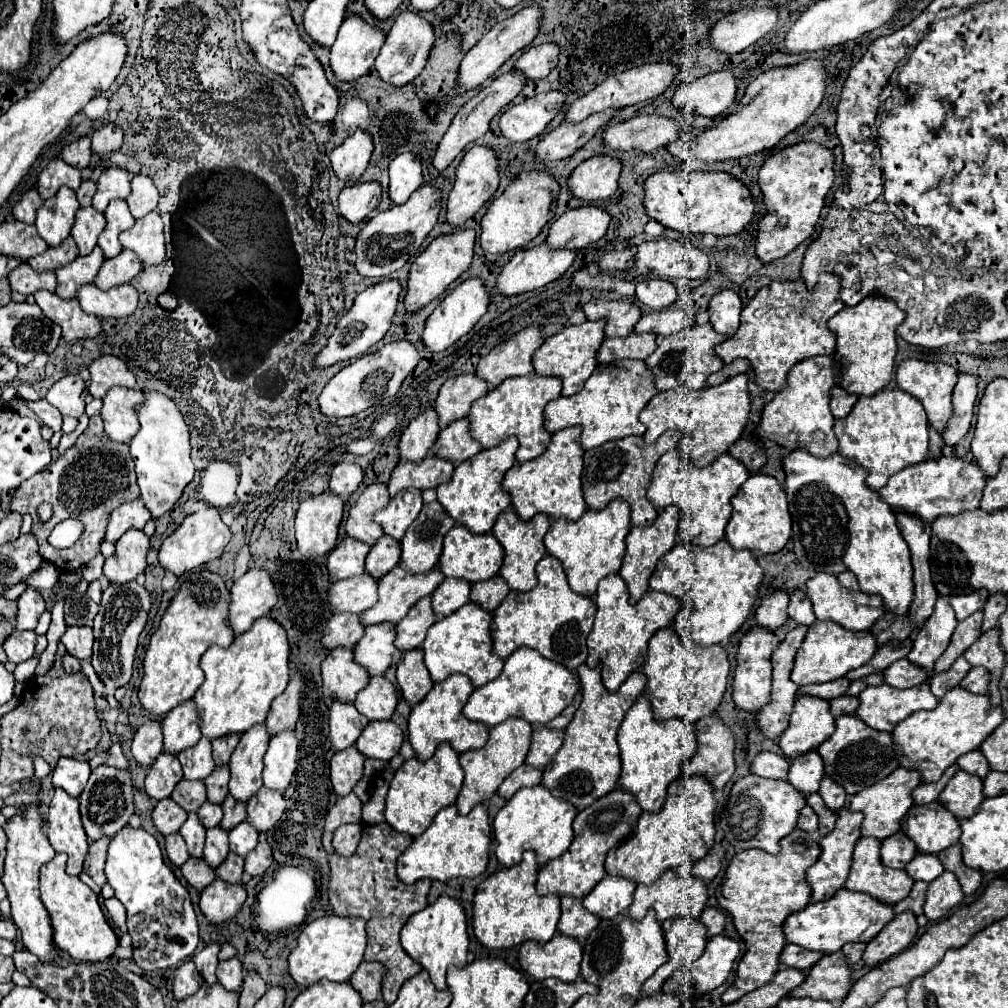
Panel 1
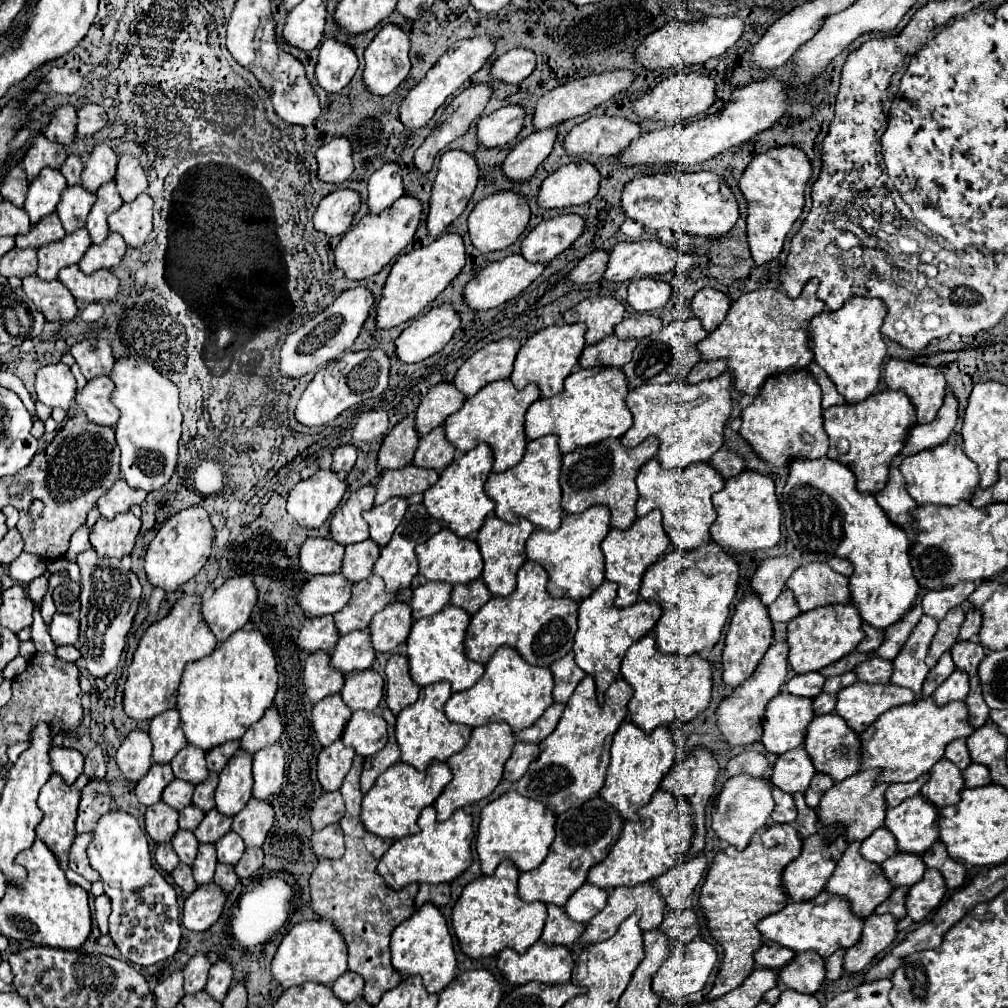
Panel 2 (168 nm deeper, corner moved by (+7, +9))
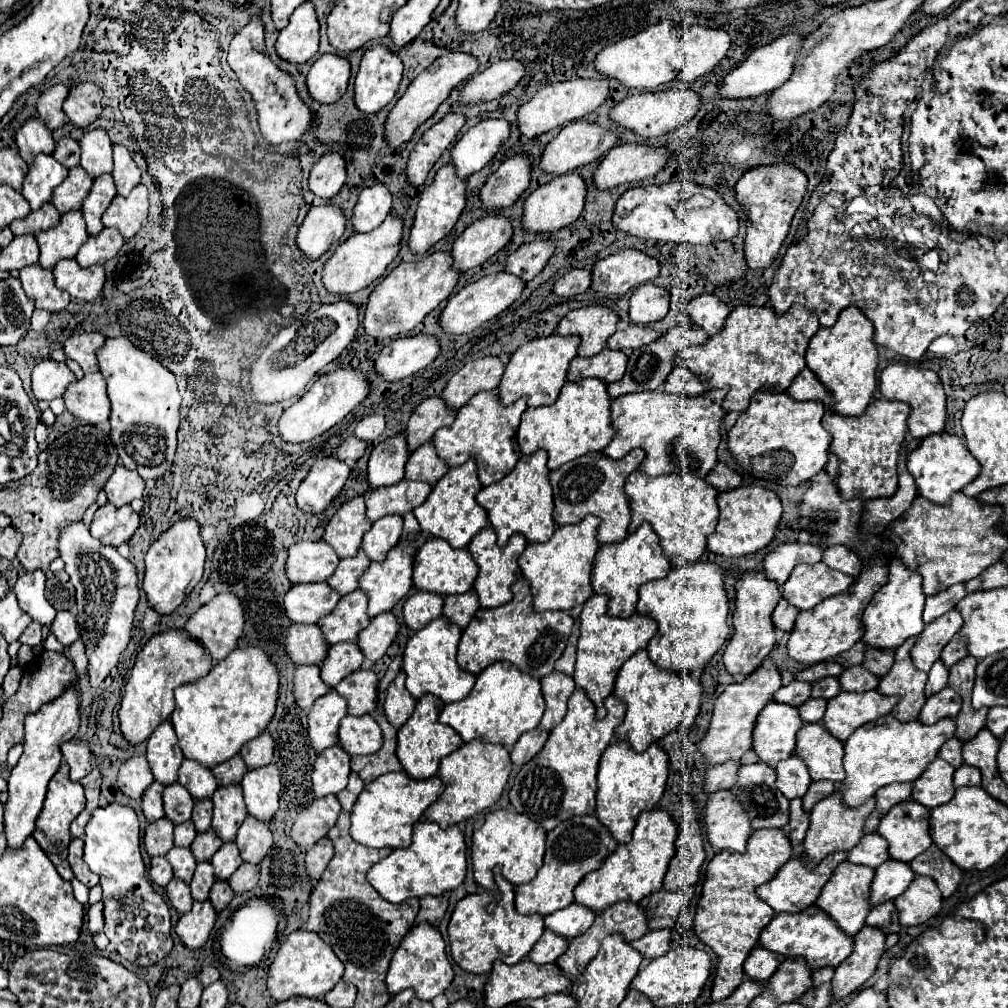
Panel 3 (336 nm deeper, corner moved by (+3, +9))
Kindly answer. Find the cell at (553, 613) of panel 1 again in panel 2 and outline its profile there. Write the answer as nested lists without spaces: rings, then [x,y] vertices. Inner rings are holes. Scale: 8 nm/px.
[[[526,561],[516,577],[516,591],[508,597],[492,597],[476,615],[472,615],[466,633],[466,655],[486,665],[498,647],[514,647],[524,661],[536,667],[550,667],[564,657],[574,643],[578,603],[572,599],[552,599],[546,593],[548,573],[532,561]]]

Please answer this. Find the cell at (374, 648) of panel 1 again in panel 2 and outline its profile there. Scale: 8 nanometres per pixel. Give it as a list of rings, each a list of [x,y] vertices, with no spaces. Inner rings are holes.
[[[352,631],[338,639],[338,645],[332,653],[330,665],[342,673],[364,671],[374,663],[374,649],[368,631]]]

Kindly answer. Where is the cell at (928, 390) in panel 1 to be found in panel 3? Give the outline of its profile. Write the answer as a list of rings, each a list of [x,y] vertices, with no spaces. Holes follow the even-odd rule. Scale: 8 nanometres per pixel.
[[[902,363],[888,365],[880,373],[880,393],[884,399],[904,401],[912,407],[912,413],[908,419],[908,431],[912,437],[928,437],[928,435],[944,431],[946,395],[944,395],[940,377],[932,369],[918,369],[918,367],[902,365]]]

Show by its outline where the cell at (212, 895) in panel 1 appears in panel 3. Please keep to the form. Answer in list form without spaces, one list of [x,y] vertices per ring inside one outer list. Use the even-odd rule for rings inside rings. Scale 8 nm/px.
[[[210,899],[194,901],[192,909],[184,913],[176,923],[176,933],[188,949],[198,949],[208,941],[208,935],[216,923],[216,909],[212,907]]]

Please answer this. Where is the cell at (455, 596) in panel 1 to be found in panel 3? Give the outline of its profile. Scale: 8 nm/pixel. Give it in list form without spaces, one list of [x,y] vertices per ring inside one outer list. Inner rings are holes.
[[[418,591],[410,595],[404,603],[404,621],[408,627],[418,631],[434,617],[442,615],[442,605],[444,605],[444,597],[428,591]]]

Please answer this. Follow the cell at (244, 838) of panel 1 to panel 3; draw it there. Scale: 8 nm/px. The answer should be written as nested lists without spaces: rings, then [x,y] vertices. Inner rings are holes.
[[[234,841],[224,843],[224,845],[214,853],[212,865],[214,865],[216,879],[230,879],[230,875],[242,865],[240,853],[238,853]]]

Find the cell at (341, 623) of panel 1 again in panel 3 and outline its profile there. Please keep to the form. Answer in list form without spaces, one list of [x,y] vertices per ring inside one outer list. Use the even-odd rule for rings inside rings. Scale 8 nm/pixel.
[[[292,625],[286,637],[286,651],[298,665],[320,665],[328,653],[328,641],[320,625]]]

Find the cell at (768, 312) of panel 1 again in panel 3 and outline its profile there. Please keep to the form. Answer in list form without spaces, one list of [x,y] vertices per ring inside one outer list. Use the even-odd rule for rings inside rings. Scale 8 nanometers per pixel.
[[[798,295],[796,301],[792,303],[792,307],[784,315],[778,315],[772,307],[740,305],[728,315],[724,331],[710,337],[702,345],[678,351],[676,365],[682,365],[688,371],[696,373],[698,377],[706,379],[710,383],[710,387],[730,387],[730,391],[728,391],[728,395],[724,397],[724,403],[722,403],[724,409],[726,411],[744,411],[750,405],[750,397],[758,389],[762,389],[762,387],[770,389],[770,391],[786,391],[788,389],[792,379],[802,369],[806,369],[804,355],[806,355],[806,349],[808,349],[808,341],[818,329],[820,329],[820,323],[818,323],[816,311],[806,307],[806,297],[804,295]]]

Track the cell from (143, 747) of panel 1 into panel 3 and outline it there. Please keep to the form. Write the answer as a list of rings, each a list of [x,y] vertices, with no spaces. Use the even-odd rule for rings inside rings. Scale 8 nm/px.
[[[144,753],[140,755],[132,755],[130,759],[126,759],[120,767],[118,773],[118,787],[122,789],[122,793],[126,793],[128,797],[136,799],[142,797],[144,789],[154,781],[152,769],[148,765],[148,759]]]

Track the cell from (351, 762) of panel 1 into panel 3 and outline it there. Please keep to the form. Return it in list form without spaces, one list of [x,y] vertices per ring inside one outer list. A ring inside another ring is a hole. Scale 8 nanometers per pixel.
[[[340,745],[324,749],[318,755],[312,771],[312,789],[316,797],[340,793],[348,783],[348,775],[350,775],[350,755]]]

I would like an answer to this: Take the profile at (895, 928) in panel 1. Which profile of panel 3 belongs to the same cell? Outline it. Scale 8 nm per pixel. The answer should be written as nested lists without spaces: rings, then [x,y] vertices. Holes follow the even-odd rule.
[[[864,925],[854,935],[854,951],[844,961],[844,965],[838,965],[836,975],[832,979],[832,993],[834,999],[844,999],[850,993],[858,991],[876,971],[876,965],[884,953],[886,933],[880,931],[880,927]]]

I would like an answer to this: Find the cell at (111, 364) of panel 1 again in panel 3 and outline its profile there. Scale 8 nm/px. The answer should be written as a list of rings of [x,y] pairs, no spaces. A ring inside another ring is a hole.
[[[84,333],[68,337],[64,343],[64,353],[68,359],[74,359],[84,373],[96,373],[100,371],[96,351],[106,345],[106,337],[102,333]]]

